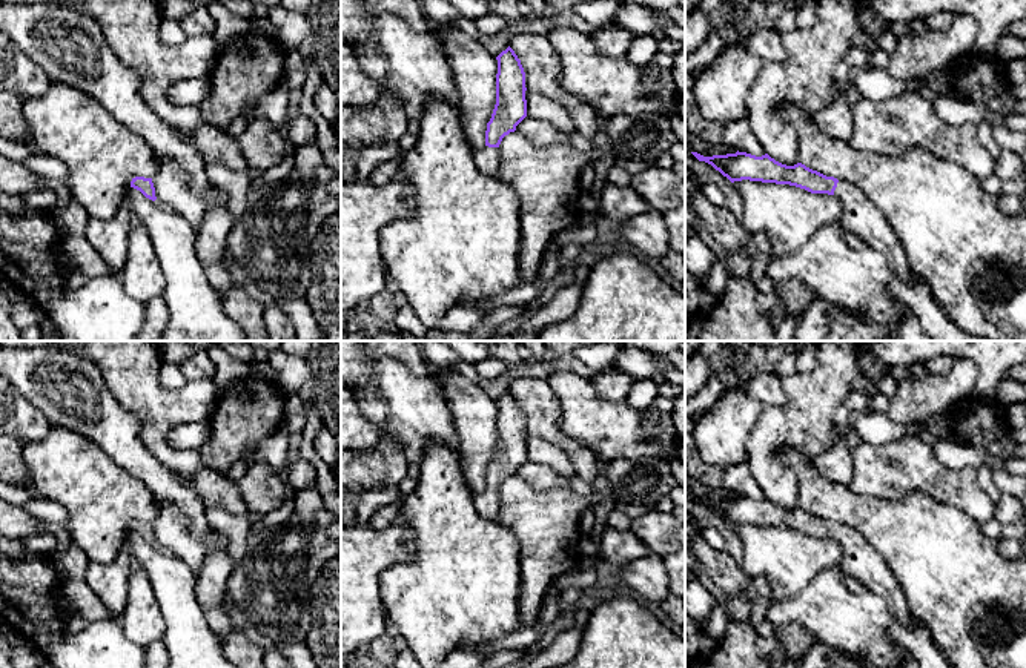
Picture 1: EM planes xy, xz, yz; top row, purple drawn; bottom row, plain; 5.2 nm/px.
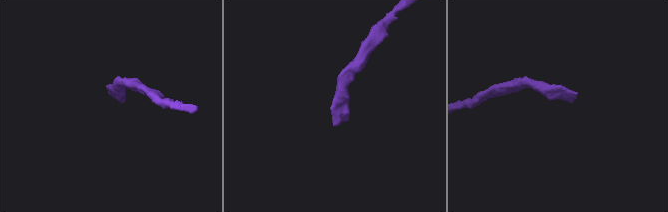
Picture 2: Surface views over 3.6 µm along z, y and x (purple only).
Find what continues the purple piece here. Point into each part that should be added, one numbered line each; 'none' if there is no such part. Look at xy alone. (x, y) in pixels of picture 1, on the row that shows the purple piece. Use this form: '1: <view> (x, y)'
none

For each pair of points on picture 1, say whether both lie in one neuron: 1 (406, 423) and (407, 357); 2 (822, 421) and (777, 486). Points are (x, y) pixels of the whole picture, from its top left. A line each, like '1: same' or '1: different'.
1: different
2: same

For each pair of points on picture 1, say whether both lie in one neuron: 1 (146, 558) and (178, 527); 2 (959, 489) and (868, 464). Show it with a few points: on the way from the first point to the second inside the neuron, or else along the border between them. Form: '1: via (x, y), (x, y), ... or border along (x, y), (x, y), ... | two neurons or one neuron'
1: border along (155, 544), (177, 555), (189, 567) | two neurons
2: via (936, 481), (916, 469), (891, 469) | one neuron

